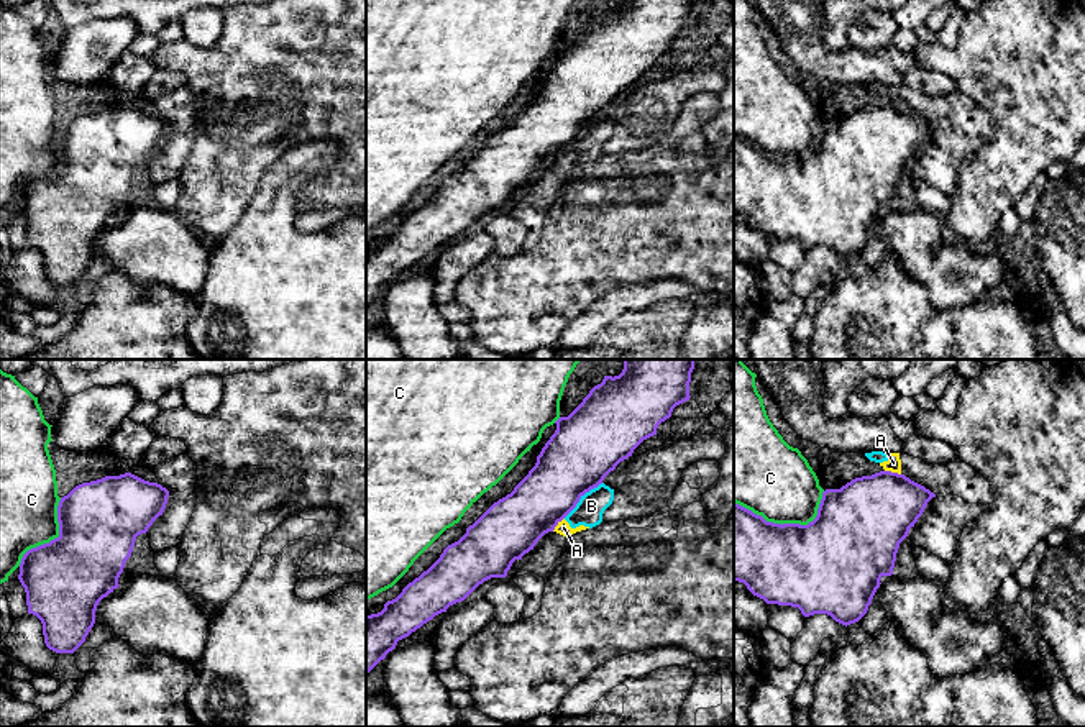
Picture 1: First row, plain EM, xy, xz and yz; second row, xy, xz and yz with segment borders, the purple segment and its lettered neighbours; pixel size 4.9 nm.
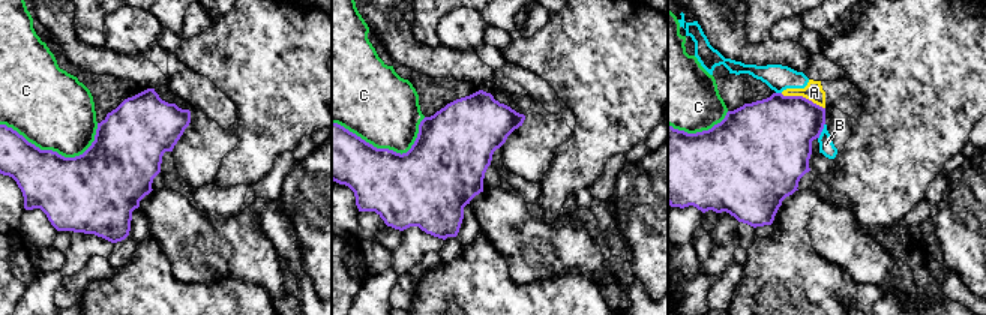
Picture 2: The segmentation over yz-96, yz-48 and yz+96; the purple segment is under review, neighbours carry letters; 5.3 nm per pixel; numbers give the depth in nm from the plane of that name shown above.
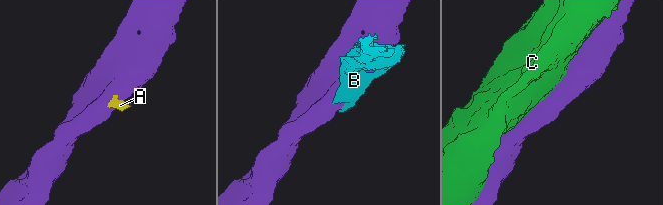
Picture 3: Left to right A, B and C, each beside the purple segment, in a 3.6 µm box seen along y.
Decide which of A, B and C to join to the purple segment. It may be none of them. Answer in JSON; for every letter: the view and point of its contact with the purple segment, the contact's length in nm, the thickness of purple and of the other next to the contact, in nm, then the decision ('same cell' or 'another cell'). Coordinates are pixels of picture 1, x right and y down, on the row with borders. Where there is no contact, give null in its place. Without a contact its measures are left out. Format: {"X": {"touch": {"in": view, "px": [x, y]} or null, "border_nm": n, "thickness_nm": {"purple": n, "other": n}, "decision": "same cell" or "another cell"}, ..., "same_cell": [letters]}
{"A": {"touch": {"in": "yz", "px": [893, 473]}, "border_nm": 80, "thickness_nm": {"purple": 400, "other": 70}, "decision": "another cell"}, "B": {"touch": {"in": "xz", "px": [580, 498]}, "border_nm": 260, "thickness_nm": {"purple": 340, "other": 140}, "decision": "another cell"}, "C": {"touch": {"in": "yz", "px": [787, 524]}, "border_nm": 460, "thickness_nm": {"purple": 420, "other": 380}, "decision": "another cell"}, "same_cell": []}

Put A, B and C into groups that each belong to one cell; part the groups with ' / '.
A B / C

